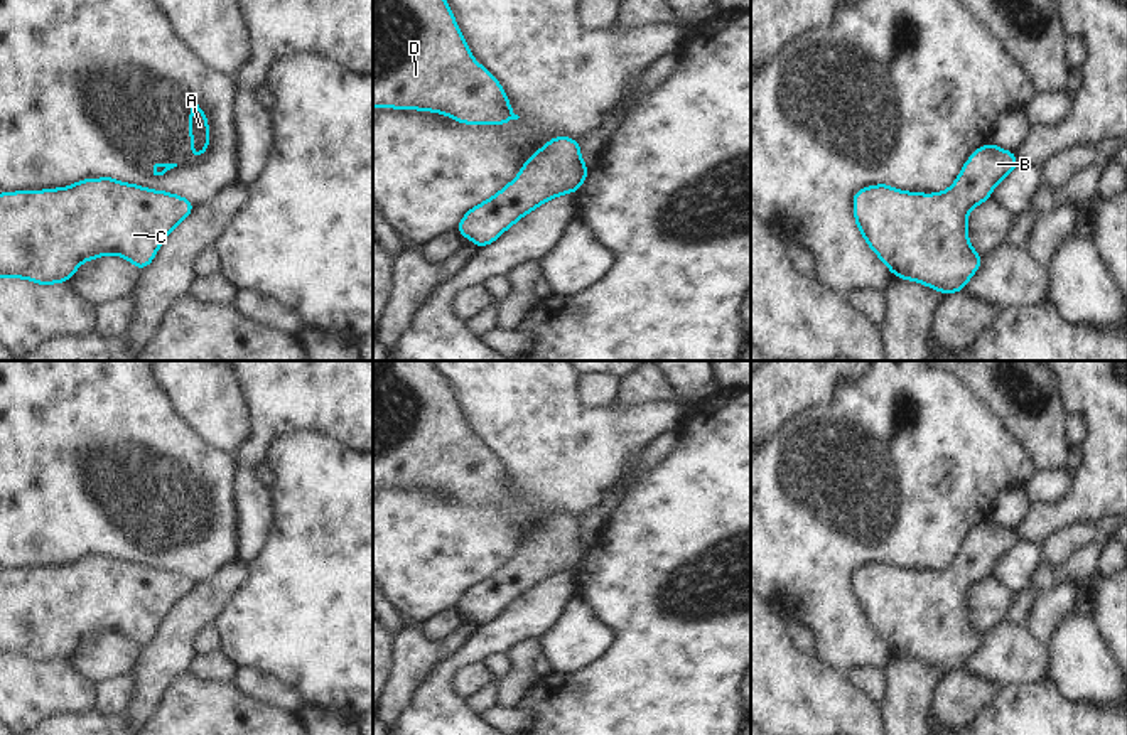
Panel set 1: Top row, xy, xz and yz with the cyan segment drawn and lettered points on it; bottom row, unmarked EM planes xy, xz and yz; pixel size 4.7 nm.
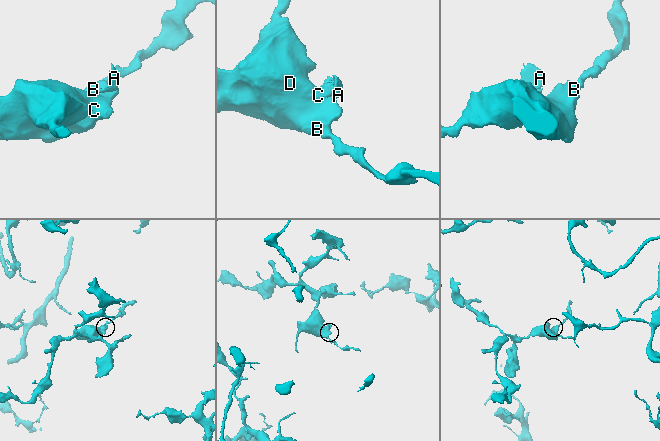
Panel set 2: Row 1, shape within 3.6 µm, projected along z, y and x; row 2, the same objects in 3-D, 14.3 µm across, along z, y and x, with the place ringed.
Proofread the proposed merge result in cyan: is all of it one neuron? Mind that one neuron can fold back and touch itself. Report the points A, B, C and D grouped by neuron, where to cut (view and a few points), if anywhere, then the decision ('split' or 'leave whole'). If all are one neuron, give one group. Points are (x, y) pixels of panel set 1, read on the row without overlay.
groups A / B C D; cut xz (508, 494), (515, 493), (517, 496); split

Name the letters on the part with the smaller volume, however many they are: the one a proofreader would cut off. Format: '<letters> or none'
A

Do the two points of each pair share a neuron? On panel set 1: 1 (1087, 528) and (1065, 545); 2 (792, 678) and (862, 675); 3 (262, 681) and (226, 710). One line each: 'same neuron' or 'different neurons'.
1: same neuron
2: different neurons
3: different neurons

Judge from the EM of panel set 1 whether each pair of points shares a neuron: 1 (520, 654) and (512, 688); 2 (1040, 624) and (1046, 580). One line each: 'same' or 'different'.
1: same
2: different

